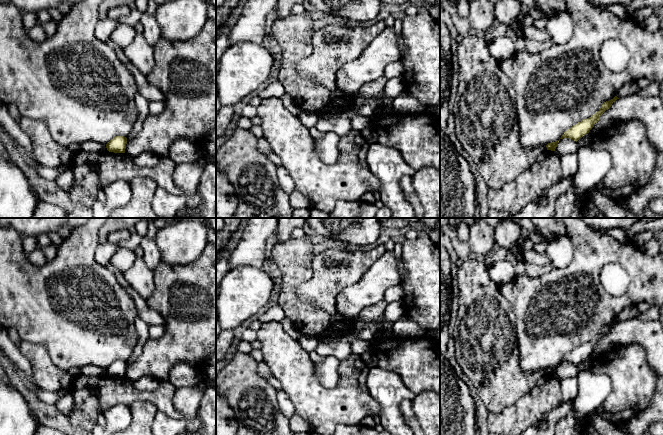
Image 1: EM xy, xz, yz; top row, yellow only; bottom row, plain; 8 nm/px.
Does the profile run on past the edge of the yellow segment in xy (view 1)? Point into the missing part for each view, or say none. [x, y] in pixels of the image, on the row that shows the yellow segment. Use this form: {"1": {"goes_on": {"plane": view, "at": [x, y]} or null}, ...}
{"1": {"goes_on": null}}

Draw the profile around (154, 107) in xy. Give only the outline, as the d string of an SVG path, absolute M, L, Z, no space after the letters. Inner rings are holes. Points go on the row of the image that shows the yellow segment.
M149 101L148 112L149 115L158 115L164 110L164 103L160 101Z

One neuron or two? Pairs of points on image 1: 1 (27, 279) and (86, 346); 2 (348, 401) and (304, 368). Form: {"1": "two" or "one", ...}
{"1": "one", "2": "one"}

